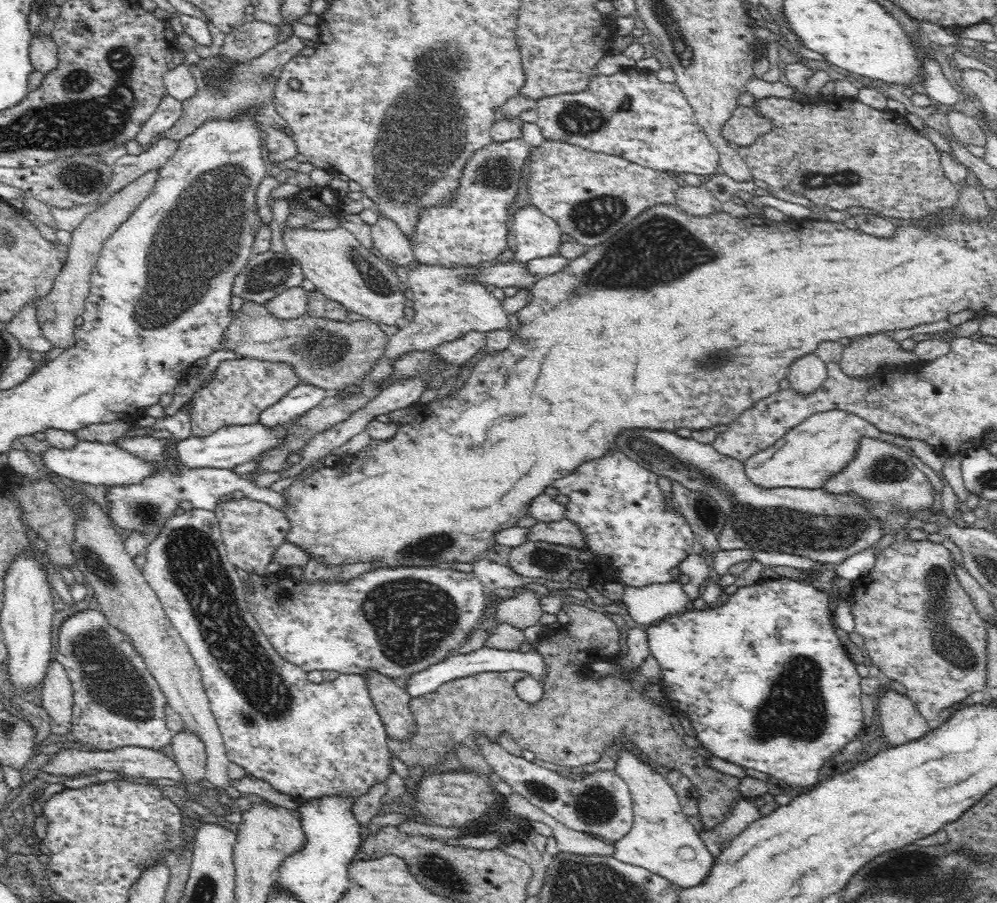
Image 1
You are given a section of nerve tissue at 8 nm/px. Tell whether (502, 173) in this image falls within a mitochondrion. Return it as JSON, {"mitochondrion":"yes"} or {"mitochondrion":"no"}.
{"mitochondrion":"yes"}

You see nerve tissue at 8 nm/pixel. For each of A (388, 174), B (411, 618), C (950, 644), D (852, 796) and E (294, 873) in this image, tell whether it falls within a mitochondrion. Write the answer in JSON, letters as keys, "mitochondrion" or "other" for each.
{"A":"mitochondrion","B":"mitochondrion","C":"mitochondrion","D":"other","E":"other"}

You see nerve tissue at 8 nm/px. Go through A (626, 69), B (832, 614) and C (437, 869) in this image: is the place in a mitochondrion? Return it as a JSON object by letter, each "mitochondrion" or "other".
{"A":"other","B":"other","C":"mitochondrion"}

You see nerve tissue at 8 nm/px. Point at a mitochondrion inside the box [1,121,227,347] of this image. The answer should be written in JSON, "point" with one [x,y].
{"point":[79,176]}

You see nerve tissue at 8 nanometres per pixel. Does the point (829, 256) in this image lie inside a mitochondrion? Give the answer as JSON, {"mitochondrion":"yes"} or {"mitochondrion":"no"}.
{"mitochondrion":"no"}

